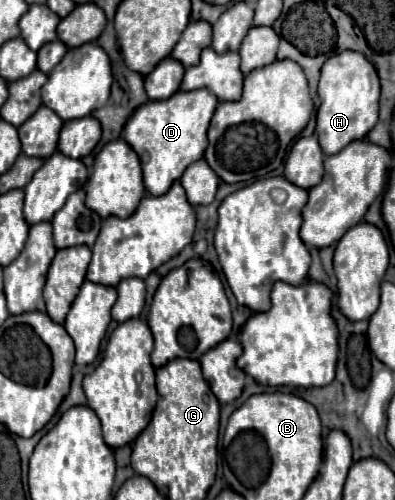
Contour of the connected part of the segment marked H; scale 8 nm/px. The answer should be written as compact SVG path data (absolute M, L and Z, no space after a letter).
M339 51L331 55L321 67L319 79L319 99L321 107L317 109L317 127L315 135L325 155L341 151L355 139L367 137L367 133L377 123L379 115L379 77L375 67L359 51Z

